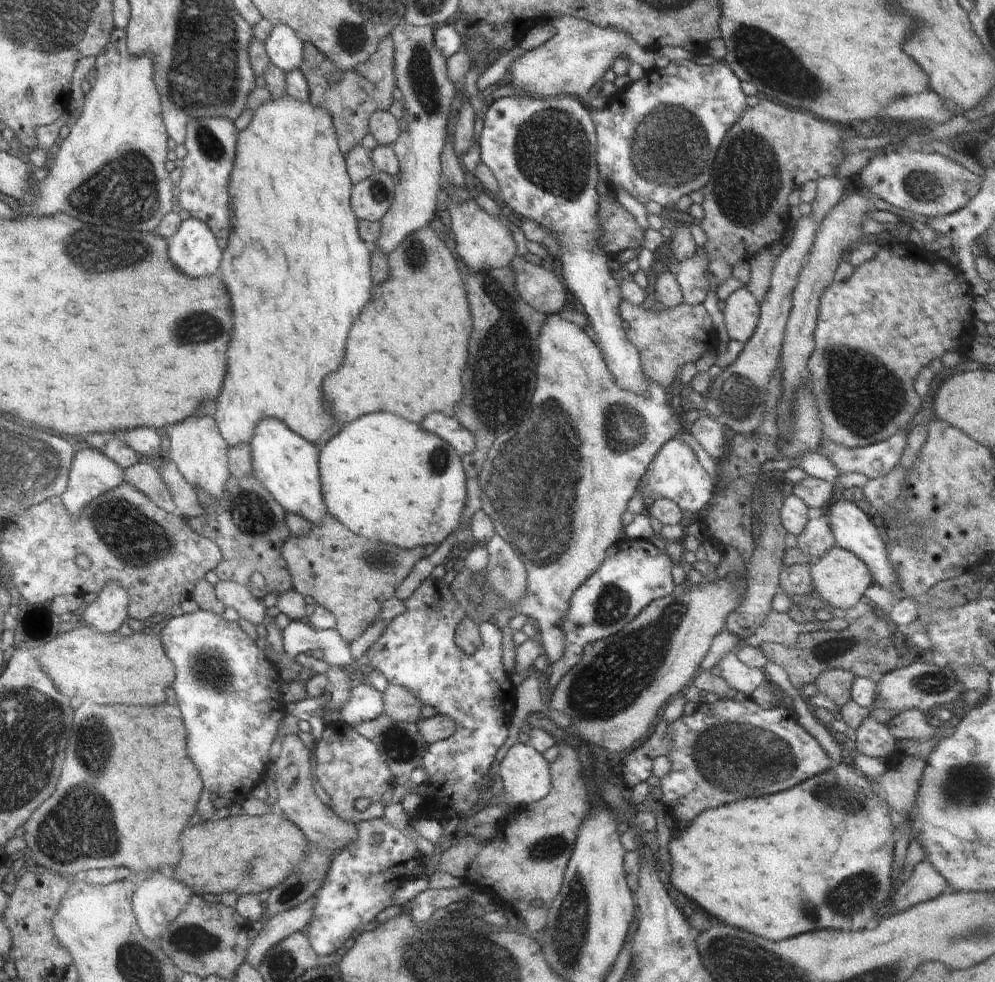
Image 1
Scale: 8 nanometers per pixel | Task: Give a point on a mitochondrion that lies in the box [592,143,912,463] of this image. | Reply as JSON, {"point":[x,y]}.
{"point":[860,390]}

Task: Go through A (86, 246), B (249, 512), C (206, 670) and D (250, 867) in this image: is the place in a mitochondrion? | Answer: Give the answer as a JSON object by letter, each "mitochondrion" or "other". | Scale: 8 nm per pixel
{"A":"mitochondrion","B":"mitochondrion","C":"mitochondrion","D":"mitochondrion"}

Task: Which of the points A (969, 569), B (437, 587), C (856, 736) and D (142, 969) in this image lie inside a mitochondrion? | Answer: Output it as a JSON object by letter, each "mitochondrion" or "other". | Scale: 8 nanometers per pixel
{"A":"other","B":"other","C":"other","D":"mitochondrion"}

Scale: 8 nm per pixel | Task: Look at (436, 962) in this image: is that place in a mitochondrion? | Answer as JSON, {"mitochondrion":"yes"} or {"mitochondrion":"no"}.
{"mitochondrion":"yes"}

